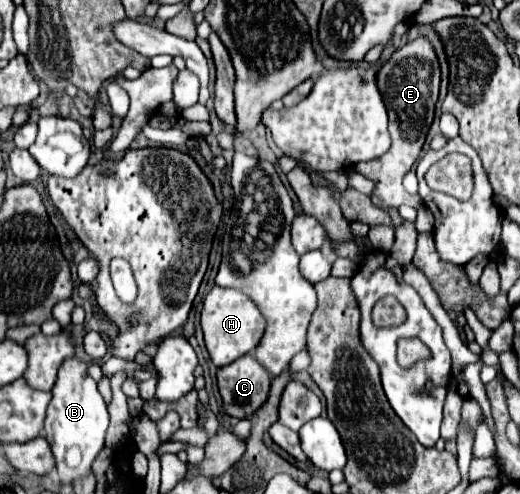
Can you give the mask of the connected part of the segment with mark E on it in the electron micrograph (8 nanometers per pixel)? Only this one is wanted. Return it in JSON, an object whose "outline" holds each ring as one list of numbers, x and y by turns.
{"outline":[[420,35,418,39,396,49,390,55,390,59,378,69,376,83,378,83,378,91,384,99,388,119,390,119,388,129,392,135,392,147,382,157,366,161,366,163,358,163,354,167,364,177,374,181,374,191,372,191,370,199,382,211,398,209,402,203,418,209,422,205,420,195,406,193,402,187,402,179,412,169,414,161,418,159,418,155,422,151,426,133,434,119,434,107,438,101,438,91,440,91,440,63,438,63,438,55,436,55,432,43,428,41,428,37]]}

